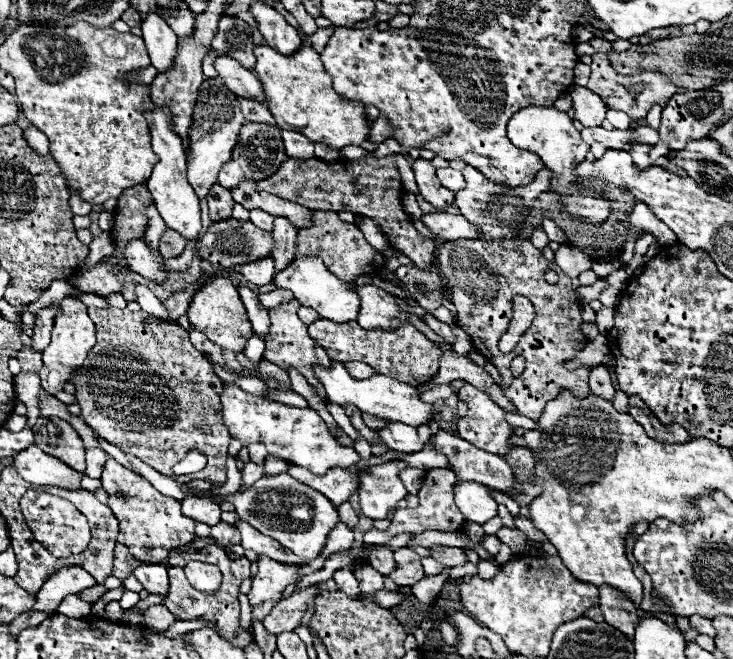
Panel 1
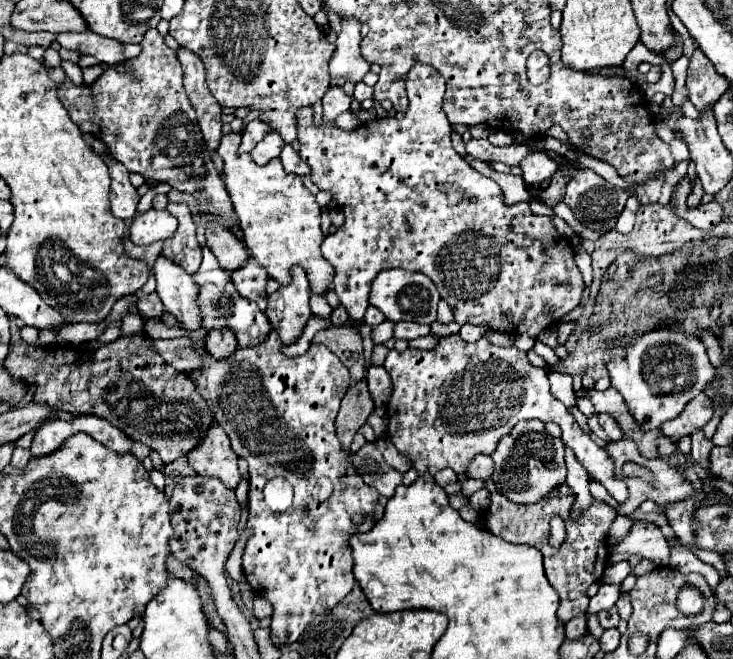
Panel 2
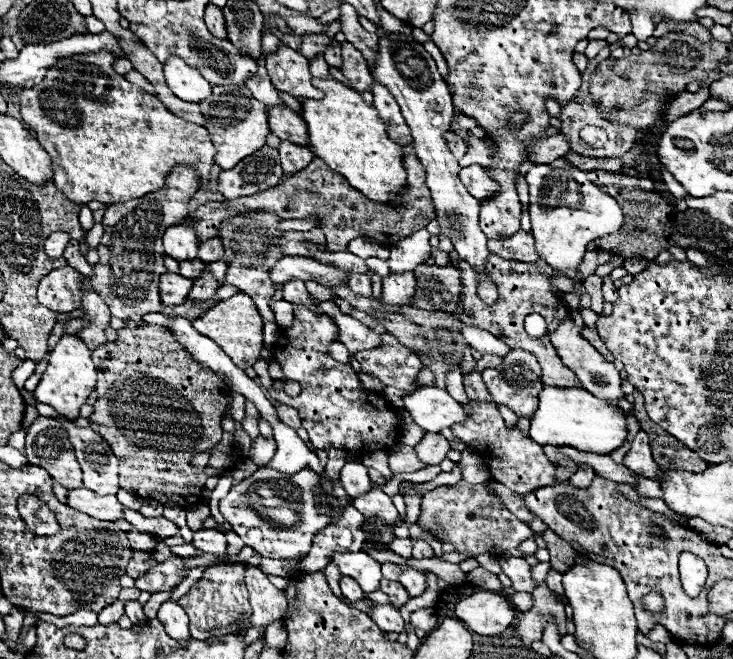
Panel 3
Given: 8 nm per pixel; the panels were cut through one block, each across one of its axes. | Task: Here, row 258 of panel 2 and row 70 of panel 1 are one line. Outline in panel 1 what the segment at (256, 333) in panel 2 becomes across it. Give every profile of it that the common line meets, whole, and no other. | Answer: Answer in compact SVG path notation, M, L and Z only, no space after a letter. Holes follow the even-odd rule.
M208 52L206 54L206 58L202 60L202 71L203 71L203 76L206 76L206 78L216 78L218 76L218 72L216 72L216 68L214 68L214 60L216 60L216 52Z

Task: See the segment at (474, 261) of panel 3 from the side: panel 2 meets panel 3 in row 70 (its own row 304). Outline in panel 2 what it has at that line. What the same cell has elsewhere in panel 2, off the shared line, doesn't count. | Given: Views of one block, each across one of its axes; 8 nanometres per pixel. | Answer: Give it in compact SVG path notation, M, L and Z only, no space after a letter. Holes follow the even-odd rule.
M384 270L372 282L370 304L376 306L388 320L392 322L418 322L418 324L432 324L436 320L436 308L440 302L440 294L434 282L418 272L408 270Z

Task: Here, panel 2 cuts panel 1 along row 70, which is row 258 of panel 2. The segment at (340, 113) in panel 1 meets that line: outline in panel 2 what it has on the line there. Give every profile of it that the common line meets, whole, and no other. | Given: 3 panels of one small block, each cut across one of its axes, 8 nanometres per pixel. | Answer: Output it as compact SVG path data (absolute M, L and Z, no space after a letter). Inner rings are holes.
M236 132L222 136L216 152L224 158L222 178L236 208L238 222L244 228L244 242L252 258L256 258L258 264L268 270L270 278L278 280L282 286L292 282L292 266L304 268L312 294L324 296L334 280L334 268L320 252L324 234L320 230L320 206L314 194L302 184L300 176L286 174L278 158L266 166L258 166L250 154L238 156L240 138L242 136Z

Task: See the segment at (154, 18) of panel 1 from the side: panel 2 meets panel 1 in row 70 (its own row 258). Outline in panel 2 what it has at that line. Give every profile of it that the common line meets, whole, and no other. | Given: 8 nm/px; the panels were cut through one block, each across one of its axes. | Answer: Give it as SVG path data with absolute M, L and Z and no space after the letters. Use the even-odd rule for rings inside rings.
M158 256L154 272L158 282L156 292L164 302L164 308L178 320L178 326L184 330L200 330L202 312L196 302L200 286L194 282L194 278L164 256Z

